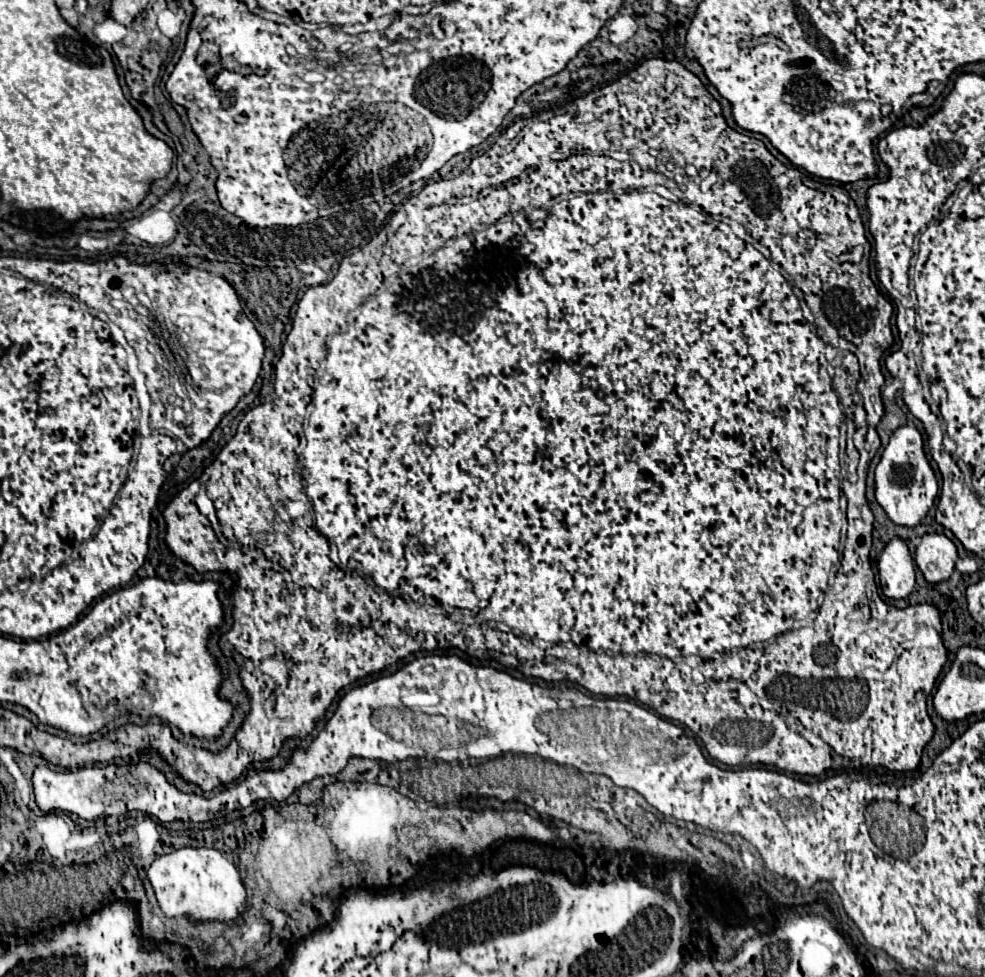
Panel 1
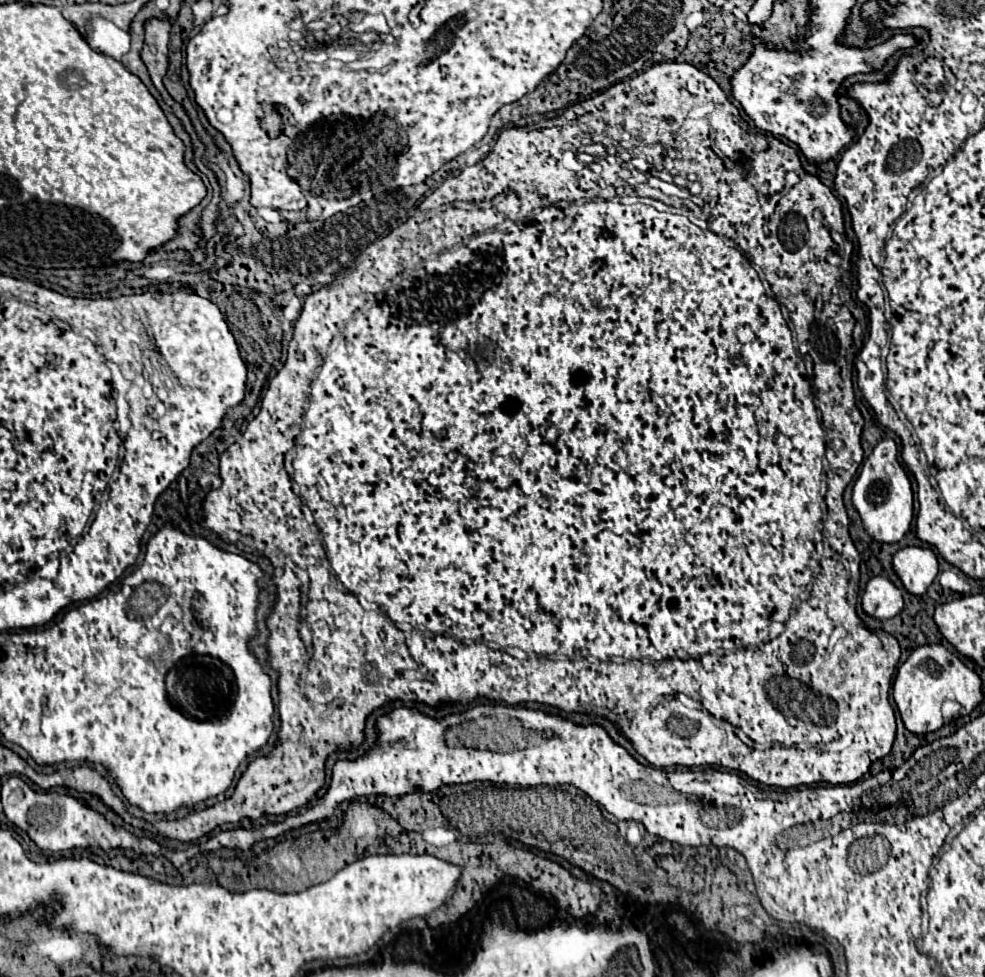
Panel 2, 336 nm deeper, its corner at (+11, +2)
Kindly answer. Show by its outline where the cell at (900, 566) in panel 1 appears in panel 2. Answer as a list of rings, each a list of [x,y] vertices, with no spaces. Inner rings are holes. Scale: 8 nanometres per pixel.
[[[874,576],[862,594],[862,610],[878,620],[888,620],[900,614],[904,608],[902,592],[886,578],[886,576]]]

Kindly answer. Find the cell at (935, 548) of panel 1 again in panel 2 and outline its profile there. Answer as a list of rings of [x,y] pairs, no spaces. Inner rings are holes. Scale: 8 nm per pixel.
[[[906,546],[894,554],[892,568],[902,580],[904,588],[910,594],[920,596],[938,574],[938,560],[930,548]]]

